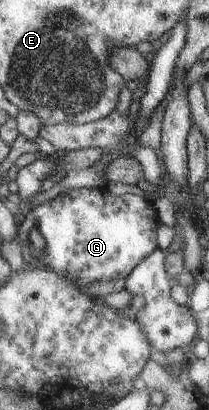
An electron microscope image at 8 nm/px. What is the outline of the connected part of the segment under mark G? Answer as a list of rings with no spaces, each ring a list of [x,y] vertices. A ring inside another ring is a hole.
[[[107,187],[68,189],[56,198],[35,206],[18,227],[18,238],[22,256],[27,264],[34,268],[51,268],[67,277],[69,281],[91,283],[126,279],[131,270],[151,255],[157,246],[158,213],[153,202],[136,194],[116,196]],[[37,227],[46,241],[45,254],[38,256],[29,252],[29,231]]]

